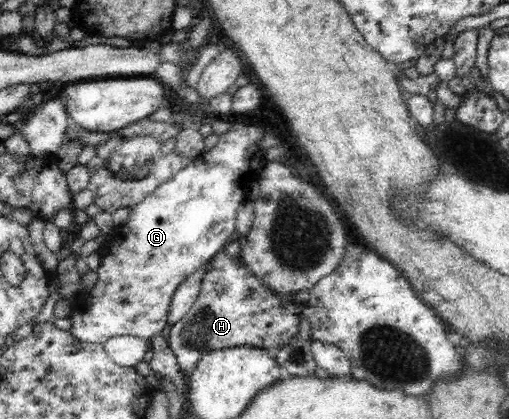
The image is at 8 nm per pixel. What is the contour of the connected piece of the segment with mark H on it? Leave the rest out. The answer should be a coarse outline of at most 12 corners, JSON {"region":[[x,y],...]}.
{"region":[[222,249],[167,330],[177,370],[210,351],[276,358],[299,339],[281,300]]}

